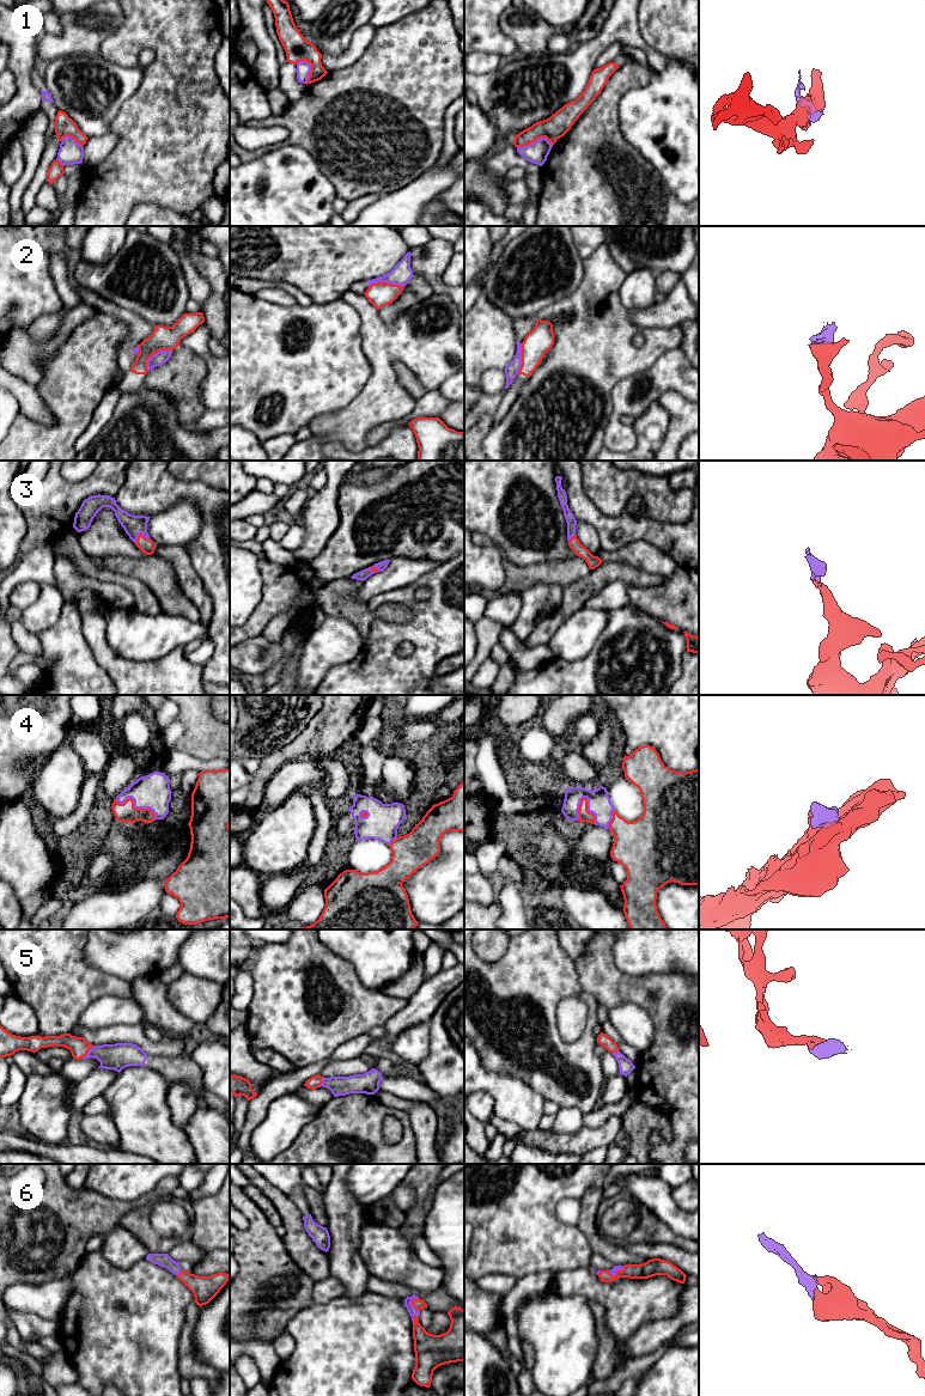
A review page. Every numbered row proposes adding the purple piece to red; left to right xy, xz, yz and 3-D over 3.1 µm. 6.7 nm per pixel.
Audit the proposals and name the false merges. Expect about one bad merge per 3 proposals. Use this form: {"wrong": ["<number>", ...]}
{"wrong": ["1", "2"]}

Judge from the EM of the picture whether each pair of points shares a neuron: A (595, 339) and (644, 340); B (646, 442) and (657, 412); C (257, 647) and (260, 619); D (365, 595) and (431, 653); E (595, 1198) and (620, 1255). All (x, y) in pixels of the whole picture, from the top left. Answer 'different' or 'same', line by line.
A: same
B: same
C: different
D: different
E: same

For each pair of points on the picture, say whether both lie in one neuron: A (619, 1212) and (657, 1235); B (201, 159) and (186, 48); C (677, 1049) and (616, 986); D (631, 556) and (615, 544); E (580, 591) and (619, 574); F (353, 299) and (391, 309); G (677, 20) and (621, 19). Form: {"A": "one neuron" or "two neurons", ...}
{"A": "one neuron", "B": "one neuron", "C": "one neuron", "D": "two neurons", "E": "one neuron", "F": "two neurons", "G": "two neurons"}

